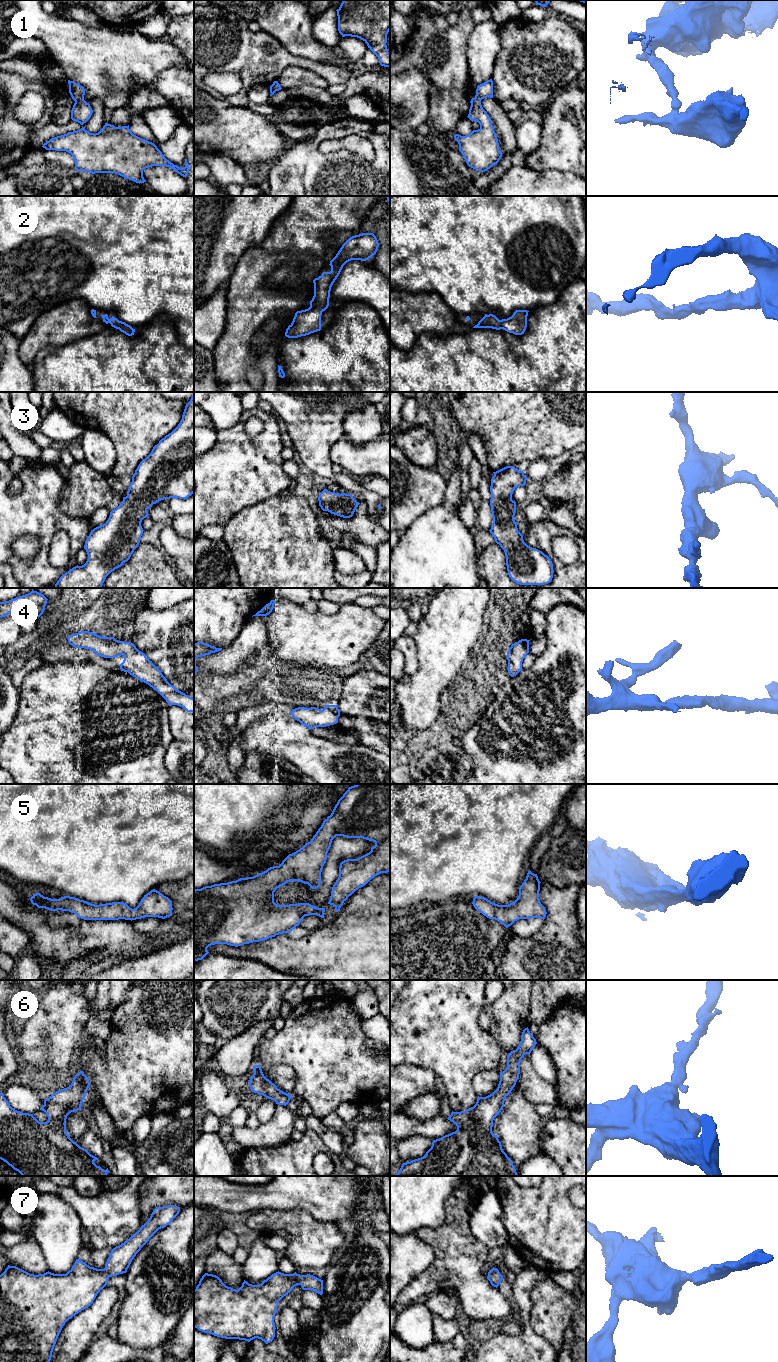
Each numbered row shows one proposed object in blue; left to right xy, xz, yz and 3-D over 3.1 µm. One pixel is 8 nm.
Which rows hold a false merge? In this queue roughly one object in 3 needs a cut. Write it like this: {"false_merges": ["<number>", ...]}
{"false_merges": ["1"]}

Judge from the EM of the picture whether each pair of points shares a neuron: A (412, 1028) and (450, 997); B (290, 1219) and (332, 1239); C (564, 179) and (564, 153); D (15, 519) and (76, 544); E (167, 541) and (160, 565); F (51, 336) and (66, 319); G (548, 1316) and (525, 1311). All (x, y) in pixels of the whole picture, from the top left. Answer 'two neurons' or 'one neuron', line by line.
A: one neuron
B: one neuron
C: two neurons
D: one neuron
E: two neurons
F: one neuron
G: two neurons

